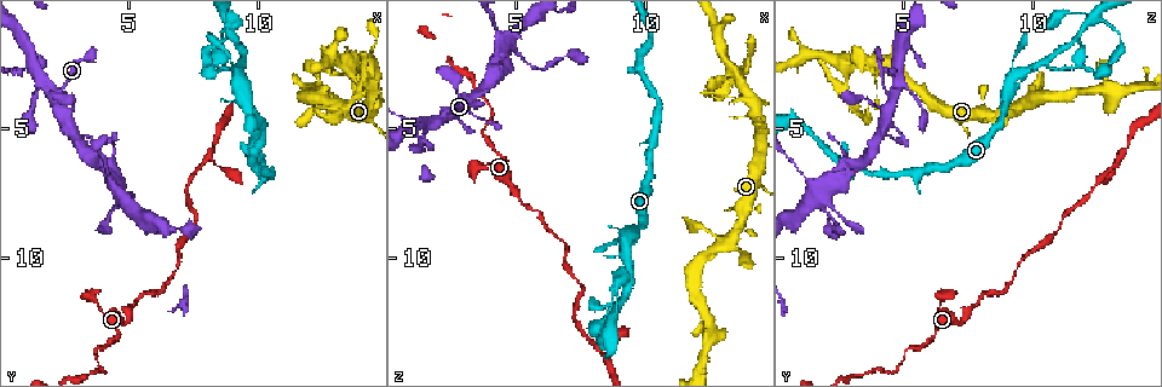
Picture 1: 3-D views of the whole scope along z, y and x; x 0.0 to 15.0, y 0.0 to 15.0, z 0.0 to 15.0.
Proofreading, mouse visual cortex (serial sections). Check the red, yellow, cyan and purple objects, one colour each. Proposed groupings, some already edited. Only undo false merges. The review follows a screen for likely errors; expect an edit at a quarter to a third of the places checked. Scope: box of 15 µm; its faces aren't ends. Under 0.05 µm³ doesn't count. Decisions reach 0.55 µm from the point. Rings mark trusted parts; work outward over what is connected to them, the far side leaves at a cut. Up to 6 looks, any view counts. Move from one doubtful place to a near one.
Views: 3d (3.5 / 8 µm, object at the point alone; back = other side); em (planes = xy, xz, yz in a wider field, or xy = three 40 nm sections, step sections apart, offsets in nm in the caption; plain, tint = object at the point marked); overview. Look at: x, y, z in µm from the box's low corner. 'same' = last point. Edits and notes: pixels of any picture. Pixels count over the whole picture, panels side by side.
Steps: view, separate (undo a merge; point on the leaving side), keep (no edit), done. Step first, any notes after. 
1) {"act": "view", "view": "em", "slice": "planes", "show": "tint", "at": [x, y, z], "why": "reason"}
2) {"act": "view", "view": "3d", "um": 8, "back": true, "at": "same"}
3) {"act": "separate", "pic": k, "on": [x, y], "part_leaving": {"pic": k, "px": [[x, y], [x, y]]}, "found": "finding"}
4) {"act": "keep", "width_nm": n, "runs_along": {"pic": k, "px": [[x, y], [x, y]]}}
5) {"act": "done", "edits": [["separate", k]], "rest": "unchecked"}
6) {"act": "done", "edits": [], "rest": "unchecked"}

{"act": "view", "view": "3d", "um": 3.5, "at": [3.7, 13.5, 5.1], "why": "abrupt turn"}

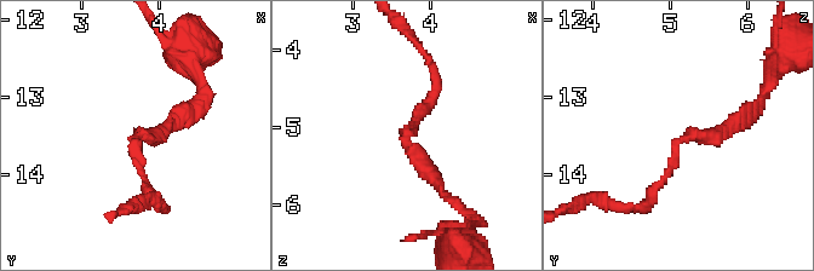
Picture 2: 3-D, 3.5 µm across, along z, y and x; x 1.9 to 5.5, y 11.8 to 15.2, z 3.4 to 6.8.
{"act": "view", "view": "em", "slice": "xy", "step": 2, "show": "tint", "at": [3.65, 13.55, 5.20]}

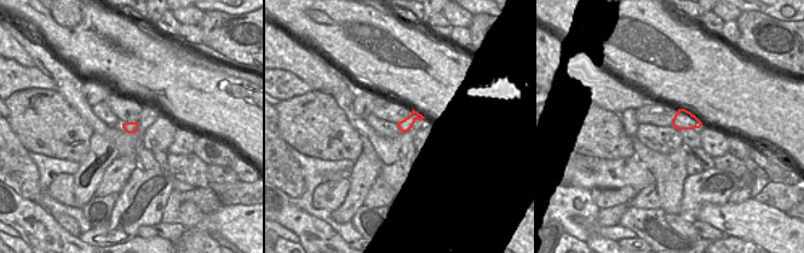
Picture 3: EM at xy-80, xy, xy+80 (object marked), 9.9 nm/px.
{"act": "keep", "runs_along": {"pic": 2, "px": [[743, 114], [681, 139], [647, 203]]}, "found": "one cell here"}

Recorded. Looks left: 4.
{"act": "view", "view": "3d", "um": 3.5, "at": [2.8, 4.8, 4.4], "why": "thin arm on a thick one"}

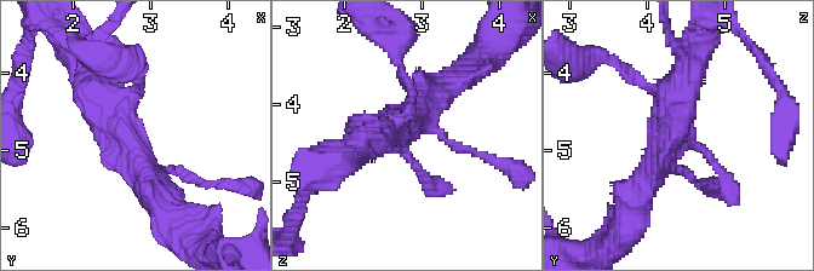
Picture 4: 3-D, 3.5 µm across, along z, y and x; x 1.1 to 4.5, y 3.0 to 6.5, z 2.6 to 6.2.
{"act": "view", "view": "em", "slice": "xy", "step": 5, "show": "tint", "at": [2.70, 4.80, 4.50]}

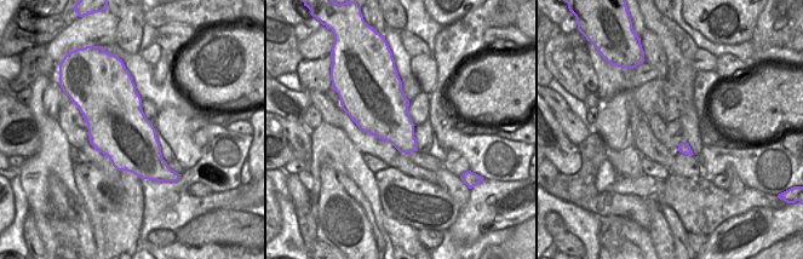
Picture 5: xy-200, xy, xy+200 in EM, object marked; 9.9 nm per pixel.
{"act": "view", "view": "em", "slice": "xy", "step": 2, "show": "tint", "at": "same"}

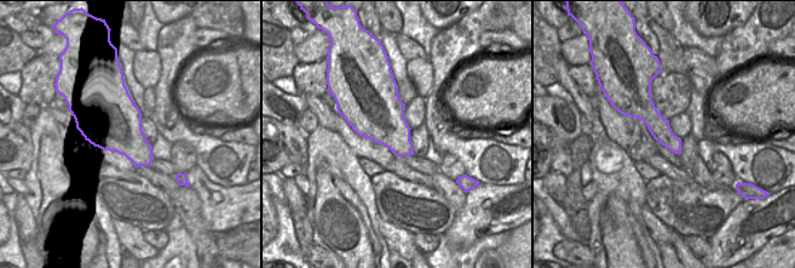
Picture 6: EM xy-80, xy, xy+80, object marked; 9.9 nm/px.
{"act": "keep", "runs_along": {"pic": 6, "px": [[647, 89], [646, 112], [678, 149]]}, "found": "all the same cell"}

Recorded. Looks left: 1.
{"act": "done", "edits": [], "rest": "unchecked"}

